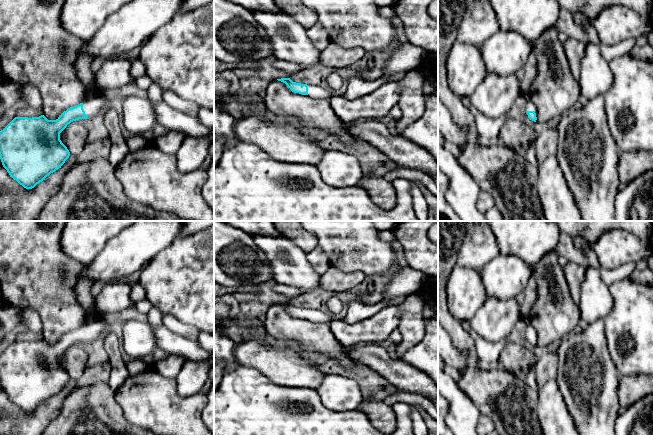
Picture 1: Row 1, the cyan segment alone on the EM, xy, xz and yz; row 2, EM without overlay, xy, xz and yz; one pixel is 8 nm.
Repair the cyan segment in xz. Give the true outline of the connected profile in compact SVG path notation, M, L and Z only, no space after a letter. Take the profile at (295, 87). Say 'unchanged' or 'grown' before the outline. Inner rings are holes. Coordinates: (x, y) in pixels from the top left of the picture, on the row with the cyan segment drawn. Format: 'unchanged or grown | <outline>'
grown | M281 78L277 80L285 83L292 92L307 95L313 99L329 99L333 95L332 90L318 85L296 83L290 78Z

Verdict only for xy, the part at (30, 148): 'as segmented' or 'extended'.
extended

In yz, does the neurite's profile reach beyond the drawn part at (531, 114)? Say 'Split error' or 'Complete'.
Split error

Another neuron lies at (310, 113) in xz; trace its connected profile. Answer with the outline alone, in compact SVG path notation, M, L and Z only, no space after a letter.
M270 81L264 97L267 108L278 116L294 116L296 124L308 129L321 129L344 144L350 145L355 138L348 133L343 122L335 115L328 99L313 99L292 92L281 81Z

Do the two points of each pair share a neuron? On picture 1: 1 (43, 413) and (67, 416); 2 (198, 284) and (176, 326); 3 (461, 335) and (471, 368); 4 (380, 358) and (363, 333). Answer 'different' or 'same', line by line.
1: different
2: different
3: same
4: different

